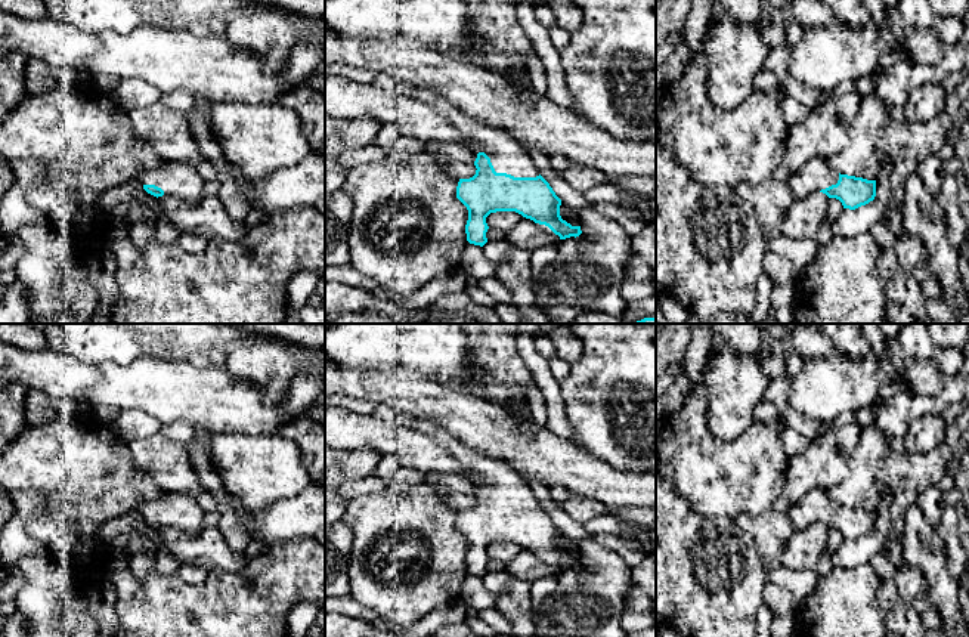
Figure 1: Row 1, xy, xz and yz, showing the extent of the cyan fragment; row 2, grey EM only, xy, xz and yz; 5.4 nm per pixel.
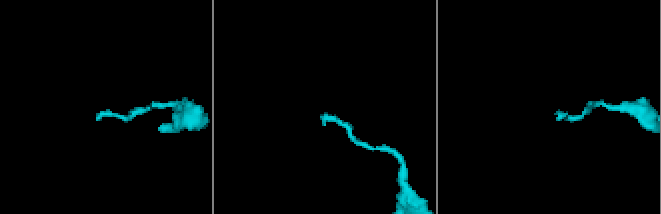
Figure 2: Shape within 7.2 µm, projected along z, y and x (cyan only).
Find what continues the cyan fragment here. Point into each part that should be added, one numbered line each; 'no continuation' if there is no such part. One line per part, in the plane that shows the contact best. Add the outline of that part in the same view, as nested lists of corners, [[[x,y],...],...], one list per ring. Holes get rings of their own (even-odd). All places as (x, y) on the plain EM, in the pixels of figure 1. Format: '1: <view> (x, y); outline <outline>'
1: xz (507, 486); outline [[[418,420],[412,429],[427,435],[439,446],[452,454],[471,474],[468,479],[477,486],[484,483],[496,504],[507,504],[514,508],[536,508],[539,501],[532,488],[514,470],[502,461],[490,458],[465,446],[445,429],[428,420]]]

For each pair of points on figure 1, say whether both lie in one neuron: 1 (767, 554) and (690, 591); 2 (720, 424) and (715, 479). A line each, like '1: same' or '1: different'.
1: different
2: different

